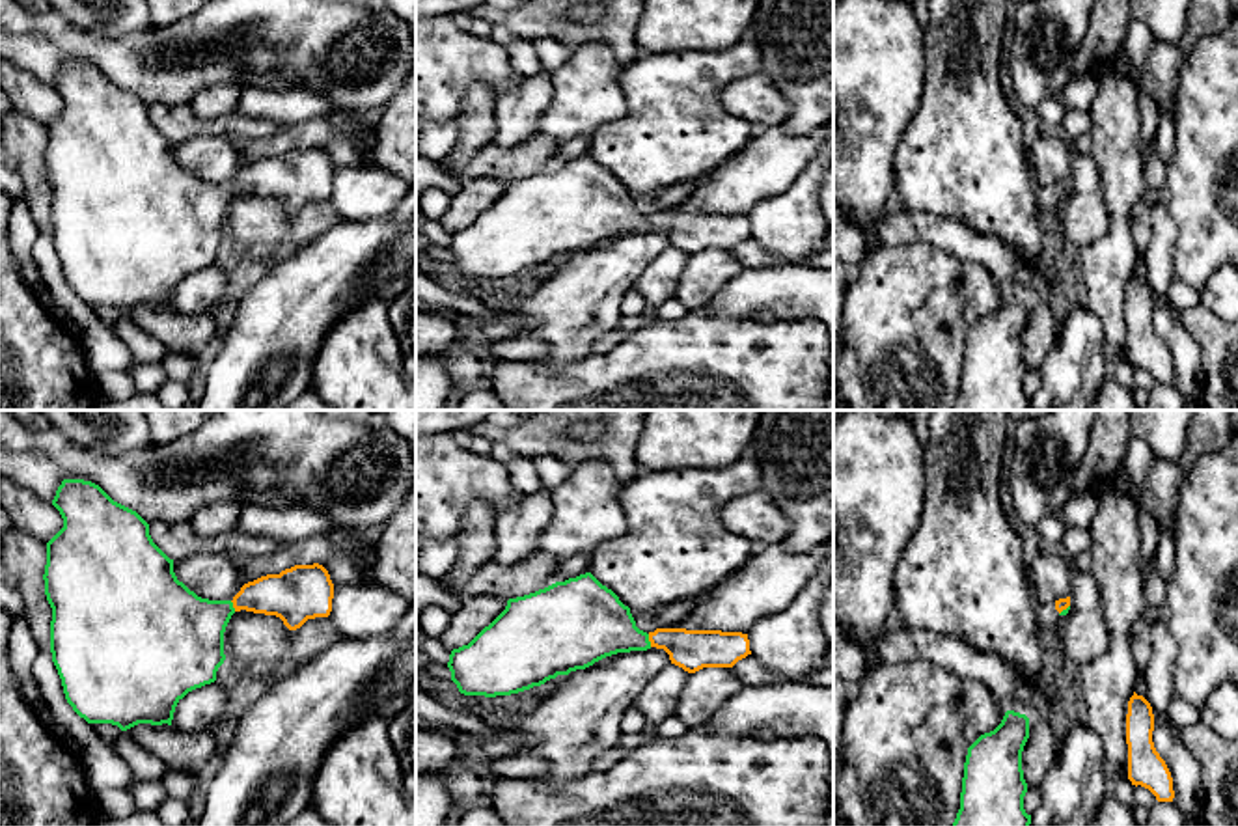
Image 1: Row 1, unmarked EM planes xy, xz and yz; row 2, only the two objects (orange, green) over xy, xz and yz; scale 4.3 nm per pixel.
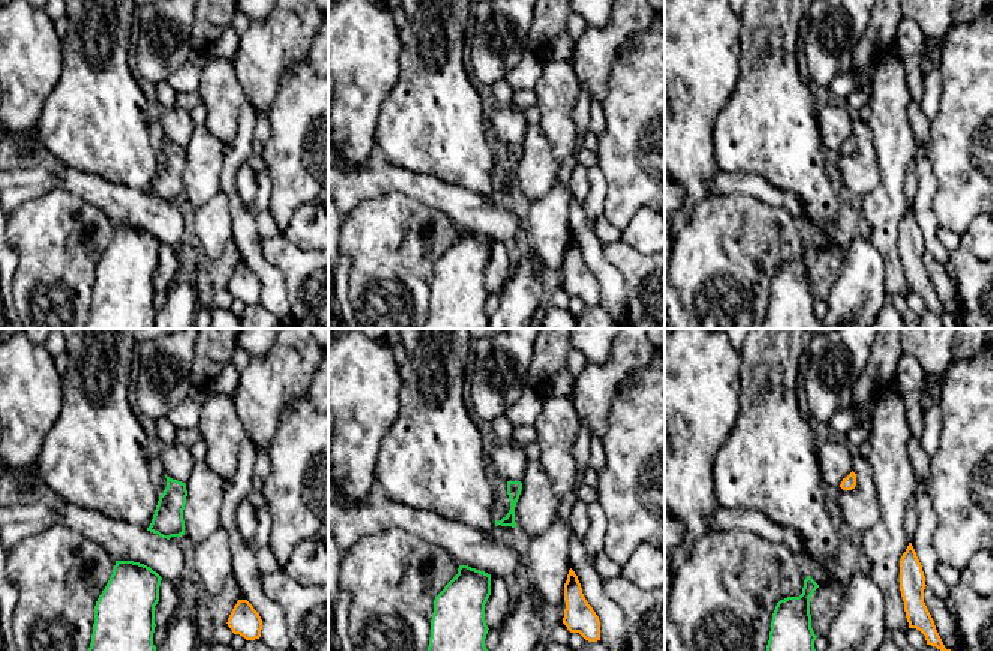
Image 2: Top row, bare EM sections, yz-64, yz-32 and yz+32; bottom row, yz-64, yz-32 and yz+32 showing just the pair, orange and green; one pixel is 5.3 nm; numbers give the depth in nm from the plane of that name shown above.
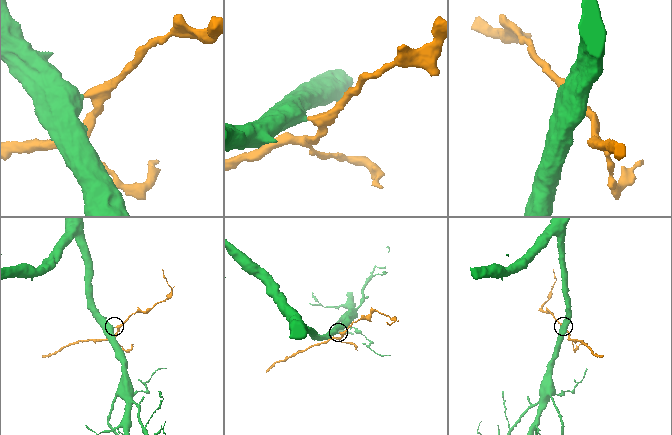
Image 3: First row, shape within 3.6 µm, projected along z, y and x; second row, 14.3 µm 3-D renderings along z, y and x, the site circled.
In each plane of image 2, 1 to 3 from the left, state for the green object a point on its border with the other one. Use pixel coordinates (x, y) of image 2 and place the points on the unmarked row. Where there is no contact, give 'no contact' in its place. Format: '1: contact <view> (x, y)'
1: no contact
2: no contact
3: no contact

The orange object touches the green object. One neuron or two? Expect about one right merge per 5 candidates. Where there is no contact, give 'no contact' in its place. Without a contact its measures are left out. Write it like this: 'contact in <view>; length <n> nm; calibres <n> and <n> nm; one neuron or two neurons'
contact in xz; length 60 nm; calibres 180 and 300 nm; one neuron

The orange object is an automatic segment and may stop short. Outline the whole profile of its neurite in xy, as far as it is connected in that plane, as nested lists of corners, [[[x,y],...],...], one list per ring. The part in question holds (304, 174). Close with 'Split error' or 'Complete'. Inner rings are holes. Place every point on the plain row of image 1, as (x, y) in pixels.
[[[63,62],[52,88],[60,93],[63,110],[47,125],[43,157],[52,190],[50,235],[67,285],[88,306],[112,306],[121,313],[138,306],[172,308],[177,285],[188,274],[216,263],[216,254],[226,242],[224,214],[235,194],[276,198],[289,213],[332,194],[334,166],[319,145],[261,158],[244,166],[231,183],[209,183],[177,162],[173,142],[153,125],[149,106],[136,93],[114,84],[99,67]]]. Split error

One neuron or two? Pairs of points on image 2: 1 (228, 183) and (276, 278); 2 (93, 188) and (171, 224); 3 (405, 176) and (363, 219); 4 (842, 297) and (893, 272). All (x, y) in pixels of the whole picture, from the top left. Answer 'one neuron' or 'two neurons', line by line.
1: one neuron
2: one neuron
3: two neurons
4: two neurons

